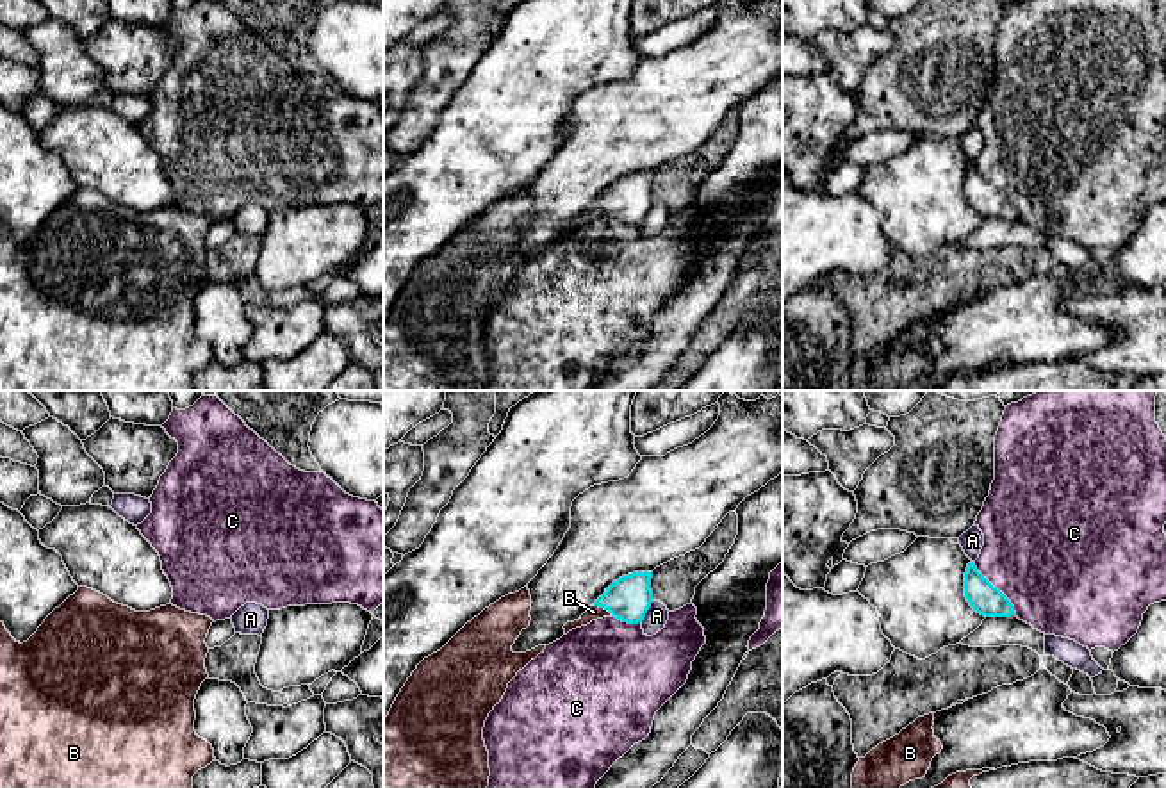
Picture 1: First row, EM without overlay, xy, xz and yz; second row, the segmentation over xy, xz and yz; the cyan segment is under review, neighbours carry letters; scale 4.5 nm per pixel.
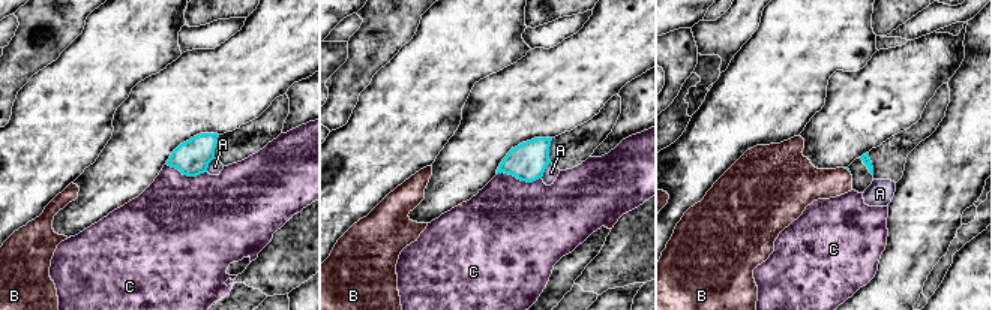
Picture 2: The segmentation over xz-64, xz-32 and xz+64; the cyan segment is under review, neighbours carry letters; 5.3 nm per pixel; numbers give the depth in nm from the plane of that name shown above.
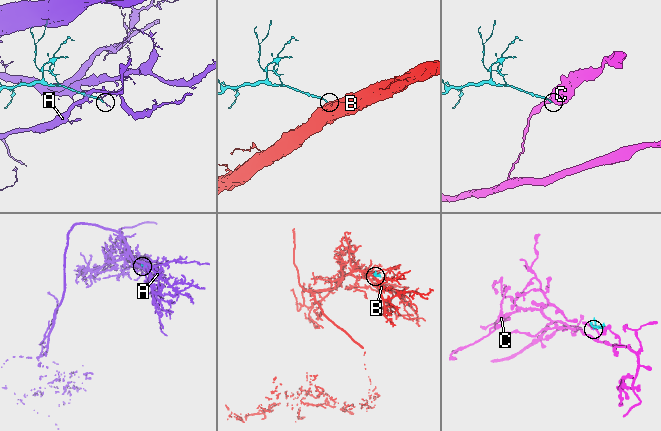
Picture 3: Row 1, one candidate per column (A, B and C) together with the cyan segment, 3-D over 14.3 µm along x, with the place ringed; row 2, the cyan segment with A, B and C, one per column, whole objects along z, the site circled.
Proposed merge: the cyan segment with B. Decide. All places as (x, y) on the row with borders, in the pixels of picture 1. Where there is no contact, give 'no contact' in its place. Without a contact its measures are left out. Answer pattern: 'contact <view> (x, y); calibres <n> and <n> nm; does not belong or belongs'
contact xz (603, 607); calibres 200 and 60 nm; belongs

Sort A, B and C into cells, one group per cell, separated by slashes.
A / B / C

